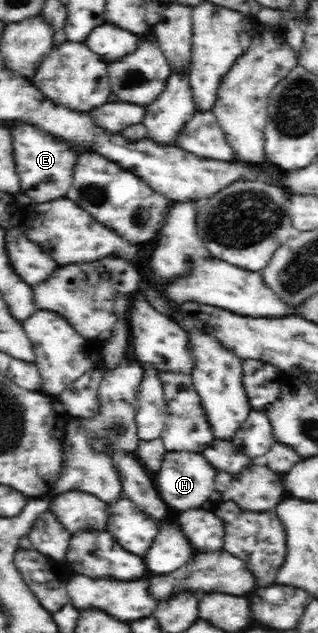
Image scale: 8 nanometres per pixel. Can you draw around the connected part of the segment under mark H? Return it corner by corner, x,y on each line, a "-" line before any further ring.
167,451
162,466
154,474
153,481
160,498
168,506
178,510
190,510
190,508
198,508
210,498
210,494
214,492
214,476
216,470
202,454
192,451

